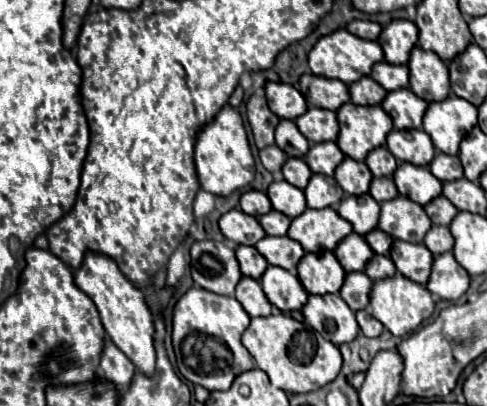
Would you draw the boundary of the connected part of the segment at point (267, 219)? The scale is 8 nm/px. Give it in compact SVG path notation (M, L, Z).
M271 210L267 214L263 214L259 218L259 224L263 226L263 230L269 234L269 236L285 236L287 234L287 228L291 224L291 218L283 216L281 212L277 210Z

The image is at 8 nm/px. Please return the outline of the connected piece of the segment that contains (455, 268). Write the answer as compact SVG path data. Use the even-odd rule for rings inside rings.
M443 252L435 256L429 280L425 282L427 290L443 300L457 300L469 288L467 270L453 258L451 252Z

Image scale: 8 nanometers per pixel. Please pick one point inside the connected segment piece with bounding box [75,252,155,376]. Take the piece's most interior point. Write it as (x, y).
(126, 317)

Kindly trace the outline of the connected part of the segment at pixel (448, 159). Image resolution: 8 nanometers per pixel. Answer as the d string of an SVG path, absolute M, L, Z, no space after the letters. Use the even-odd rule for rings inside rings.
M437 152L435 158L431 160L429 164L429 170L435 178L439 178L441 182L447 182L447 180L459 180L463 178L463 168L459 164L459 158L457 156L447 156L443 152Z

